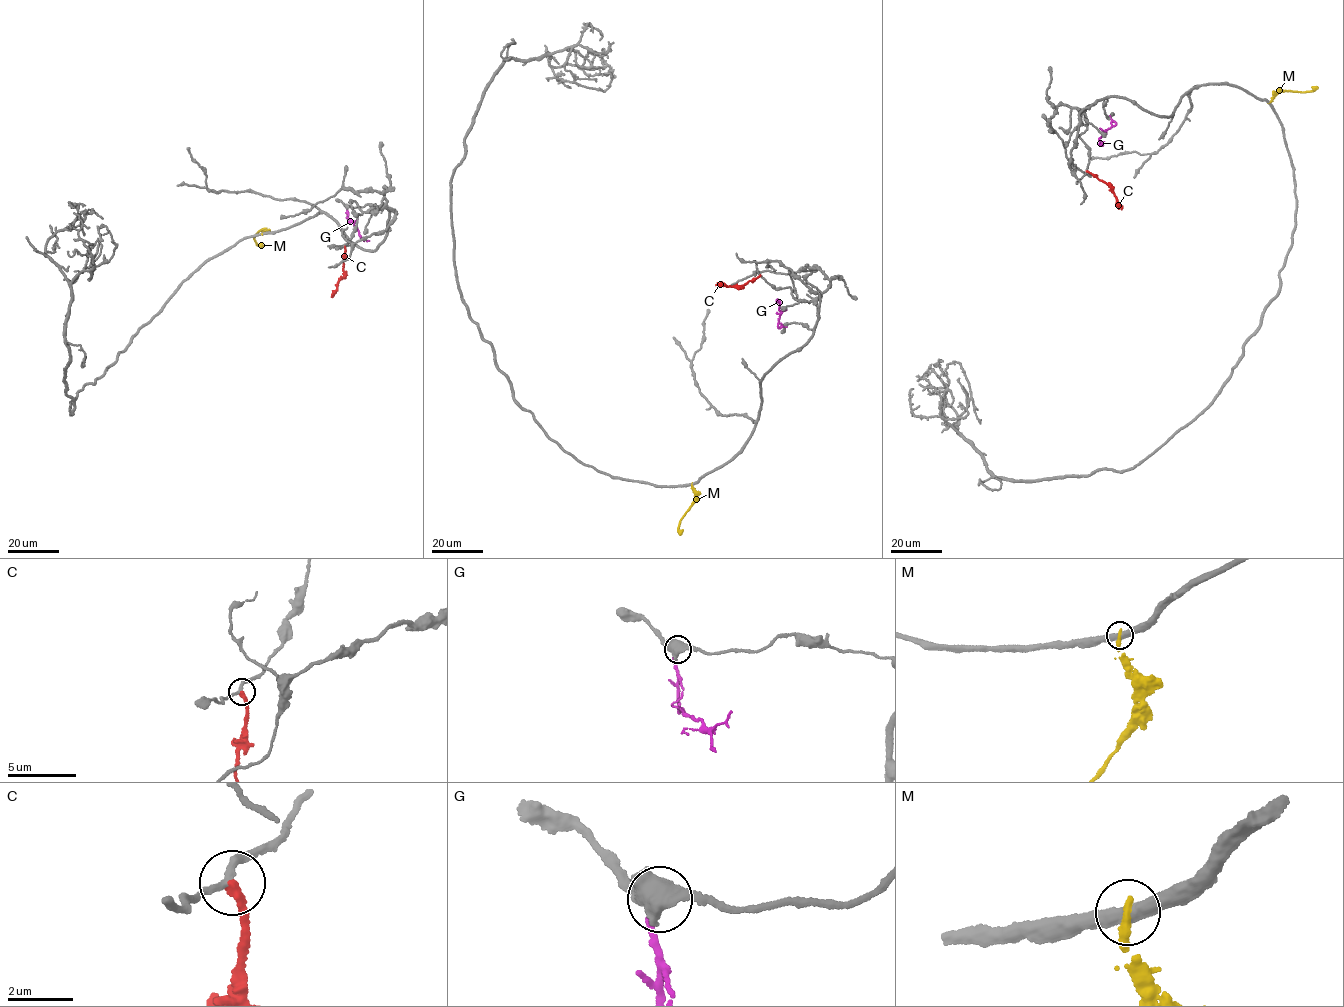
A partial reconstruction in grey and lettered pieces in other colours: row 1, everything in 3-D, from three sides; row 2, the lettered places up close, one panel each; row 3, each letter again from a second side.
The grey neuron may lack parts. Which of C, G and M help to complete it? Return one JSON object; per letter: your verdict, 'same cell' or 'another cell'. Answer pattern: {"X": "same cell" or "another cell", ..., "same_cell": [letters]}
{"C": "another cell", "G": "another cell", "M": "another cell", "same_cell": []}

